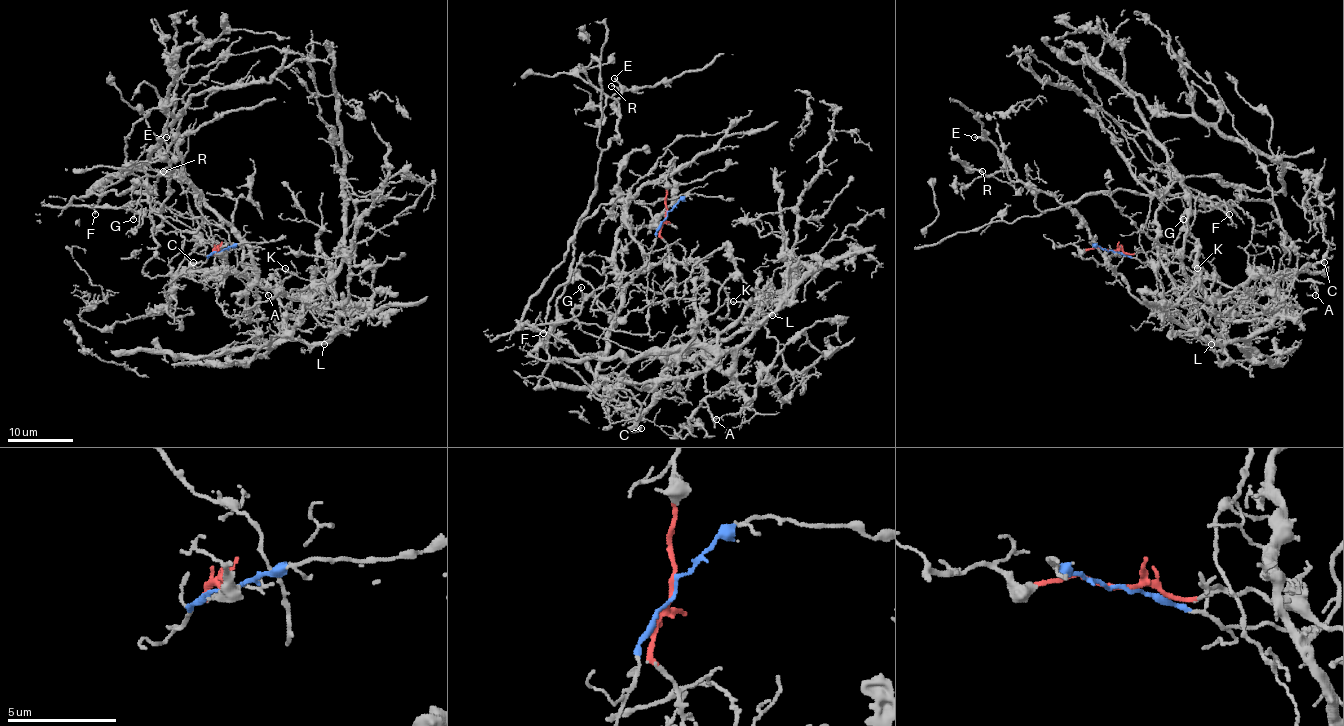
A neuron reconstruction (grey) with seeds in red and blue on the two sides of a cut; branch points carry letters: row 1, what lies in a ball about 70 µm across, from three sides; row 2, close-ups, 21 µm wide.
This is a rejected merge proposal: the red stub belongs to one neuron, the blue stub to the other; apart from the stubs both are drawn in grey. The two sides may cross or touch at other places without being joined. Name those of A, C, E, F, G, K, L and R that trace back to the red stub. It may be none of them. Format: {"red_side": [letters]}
{"red_side": ["A", "C", "K", "L"]}

